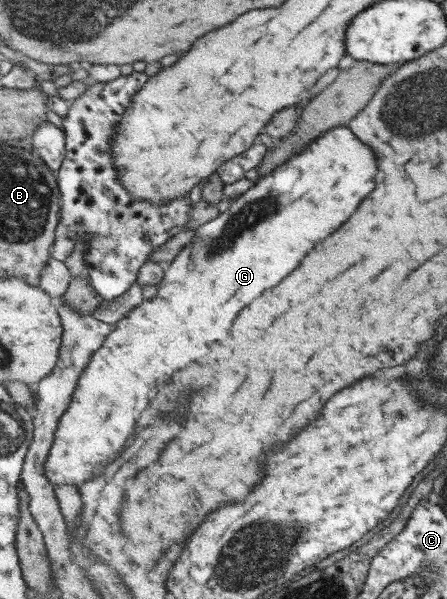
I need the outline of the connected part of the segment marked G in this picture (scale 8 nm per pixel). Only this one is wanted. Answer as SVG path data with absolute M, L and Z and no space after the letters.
M331 129L326 133L316 138L313 142L304 146L301 152L297 155L293 155L285 164L278 166L271 173L266 174L264 177L253 182L253 185L243 194L234 198L227 211L222 212L217 218L206 221L198 229L196 234L179 252L179 254L170 262L168 269L165 271L164 279L158 284L157 294L152 299L145 299L135 307L121 320L119 320L115 326L114 331L108 336L108 339L104 342L104 346L101 346L101 350L93 354L93 360L89 362L89 368L85 370L84 376L80 380L80 385L77 386L76 393L73 395L72 404L69 405L69 410L63 418L61 418L61 424L56 430L56 440L53 443L49 460L46 462L46 474L50 480L51 485L77 485L87 482L93 472L107 460L111 458L115 452L123 450L123 446L127 444L127 440L131 438L131 432L135 430L137 426L137 420L141 418L143 412L137 412L137 410L147 410L153 402L153 398L149 396L155 396L171 378L177 370L183 370L187 368L191 362L195 362L197 358L205 356L209 352L209 346L211 342L217 342L217 340L225 340L231 326L233 326L233 320L235 316L245 308L249 306L257 296L261 296L265 290L269 288L275 288L285 276L289 276L301 262L303 258L321 242L325 240L327 236L331 236L341 224L345 224L353 212L361 206L361 202L377 188L377 174L379 174L379 168L377 168L377 154L373 152L373 148L366 142L363 142L358 136L351 135L346 129Z

